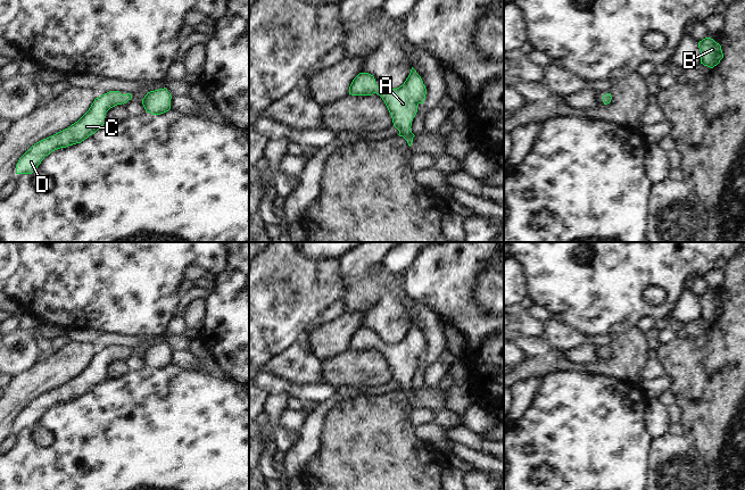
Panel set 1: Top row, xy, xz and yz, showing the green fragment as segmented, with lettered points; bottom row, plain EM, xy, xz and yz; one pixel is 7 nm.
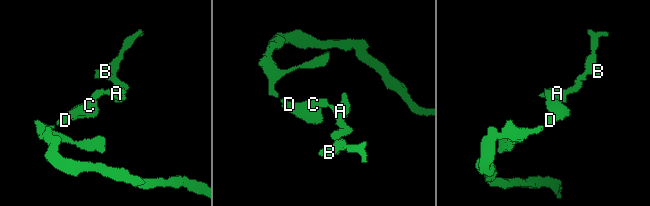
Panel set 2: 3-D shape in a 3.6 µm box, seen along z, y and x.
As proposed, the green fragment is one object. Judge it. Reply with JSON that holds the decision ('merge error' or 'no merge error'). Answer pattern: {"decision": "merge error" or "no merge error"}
{"decision": "no merge error"}

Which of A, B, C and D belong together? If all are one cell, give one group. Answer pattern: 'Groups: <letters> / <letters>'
Groups: A B C D.

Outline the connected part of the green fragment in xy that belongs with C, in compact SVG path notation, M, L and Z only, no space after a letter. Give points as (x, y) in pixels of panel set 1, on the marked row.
M109 91L96 98L89 110L68 128L65 128L32 146L18 160L16 174L32 174L45 156L52 151L81 143L94 134L105 123L106 113L132 99L131 93L122 94L119 91Z

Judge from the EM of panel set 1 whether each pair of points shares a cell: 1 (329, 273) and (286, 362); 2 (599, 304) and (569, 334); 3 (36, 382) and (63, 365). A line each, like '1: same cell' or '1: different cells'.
1: different cells
2: different cells
3: same cell

